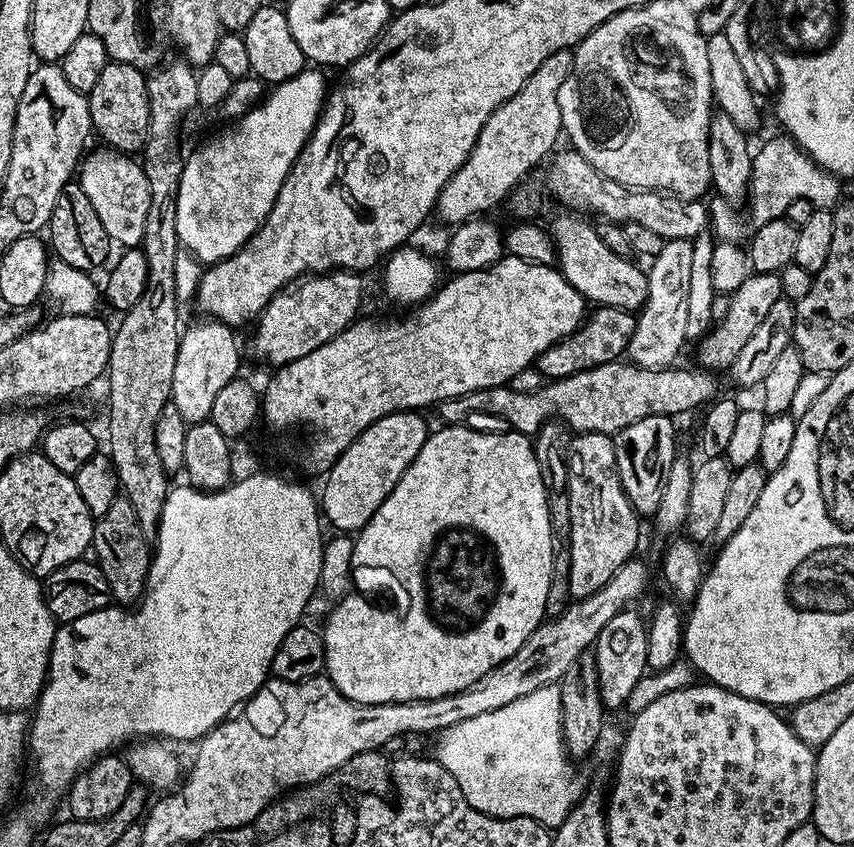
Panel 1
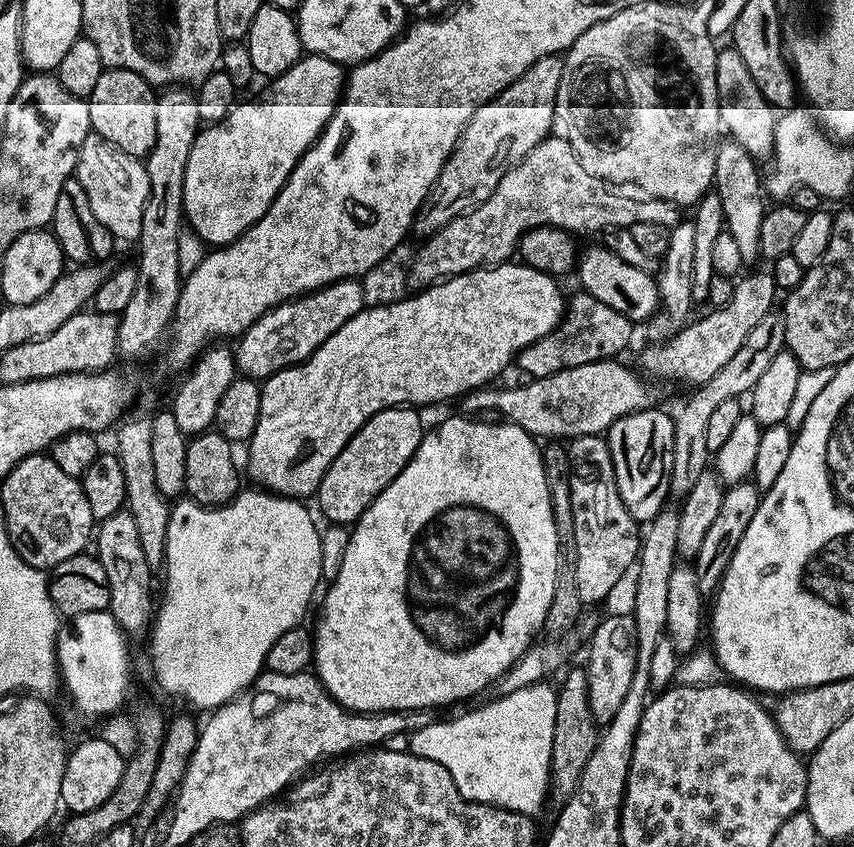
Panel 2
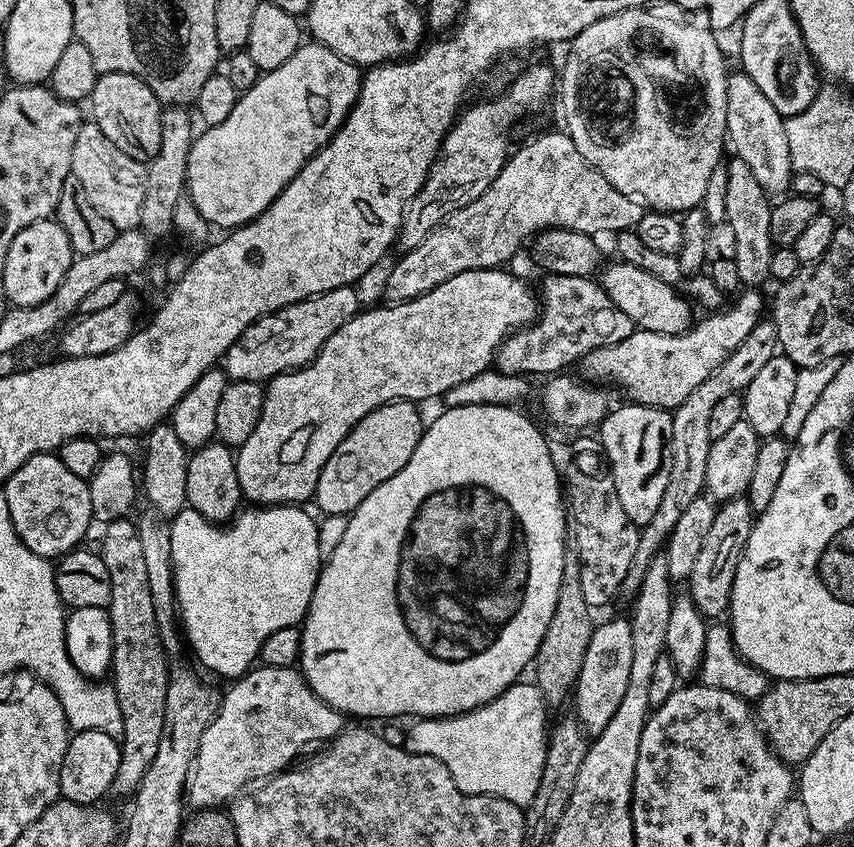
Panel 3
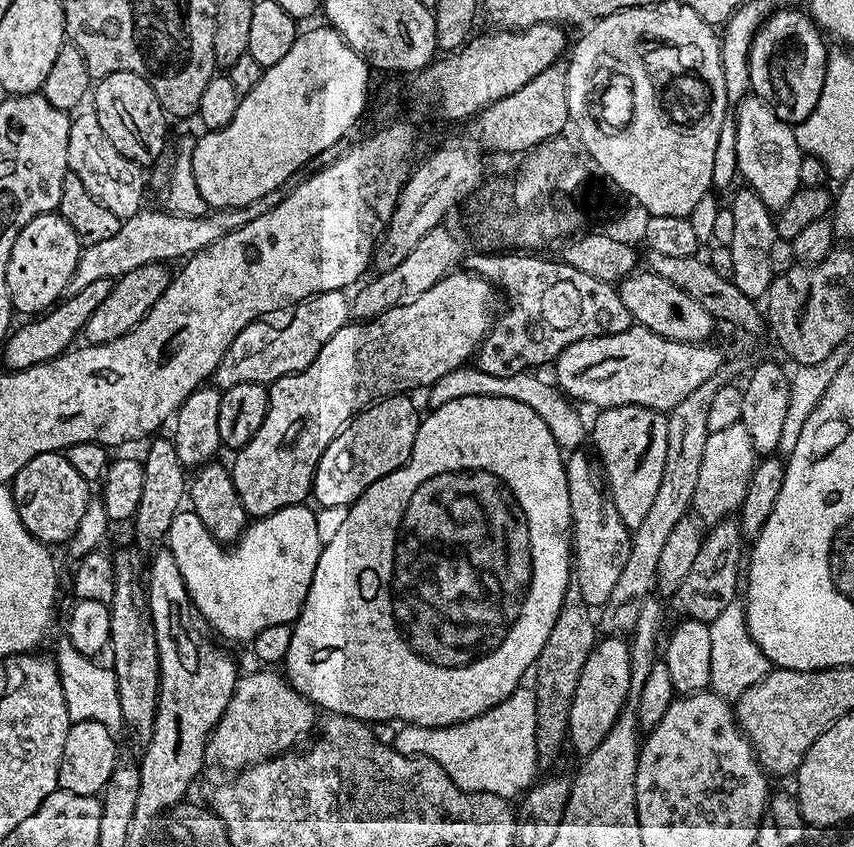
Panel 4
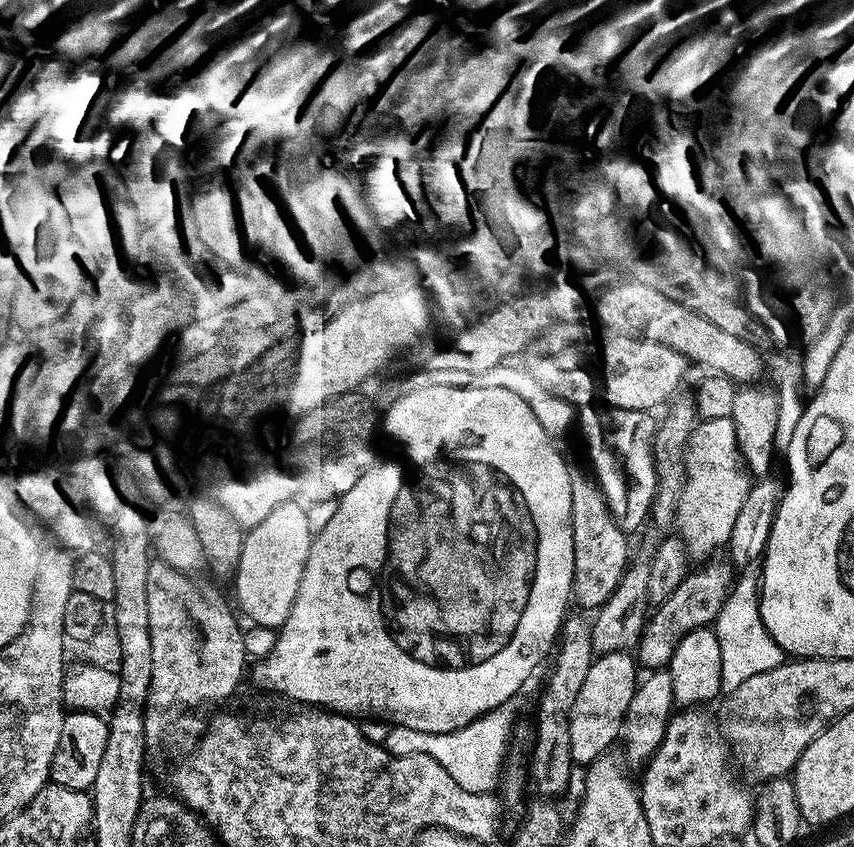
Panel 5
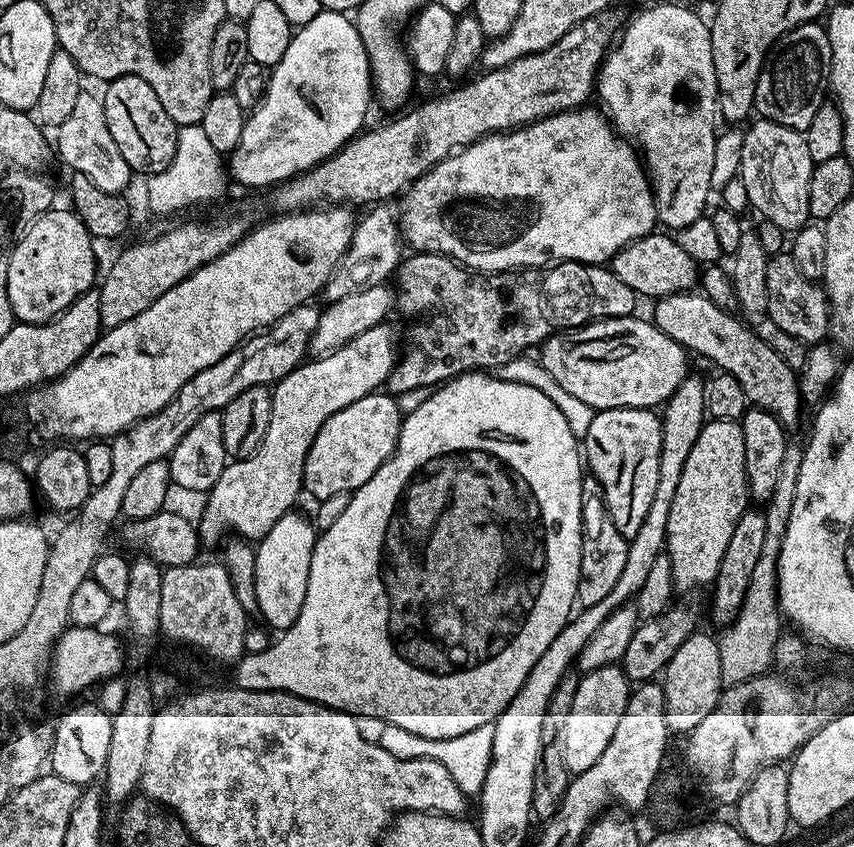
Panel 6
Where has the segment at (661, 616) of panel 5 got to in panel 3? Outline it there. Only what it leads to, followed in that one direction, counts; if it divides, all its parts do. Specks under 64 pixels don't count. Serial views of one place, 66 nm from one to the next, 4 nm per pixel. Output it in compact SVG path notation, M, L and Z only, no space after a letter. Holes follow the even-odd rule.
M735 496L733 500L723 501L714 514L714 522L694 562L694 570L690 570L686 587L687 593L706 618L718 618L728 611L730 594L734 586L734 574L738 570L738 562L746 550L746 542L750 538L750 530L754 523L754 513L750 502L744 496Z

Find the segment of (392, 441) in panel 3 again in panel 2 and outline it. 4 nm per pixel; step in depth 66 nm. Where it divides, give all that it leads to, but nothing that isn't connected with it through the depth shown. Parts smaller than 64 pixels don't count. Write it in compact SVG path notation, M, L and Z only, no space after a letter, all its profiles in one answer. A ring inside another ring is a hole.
M401 406L374 414L356 431L354 438L346 442L342 454L330 462L330 470L326 470L318 493L320 512L329 525L355 524L374 498L398 478L418 450L426 431L416 412L419 411L415 407Z

